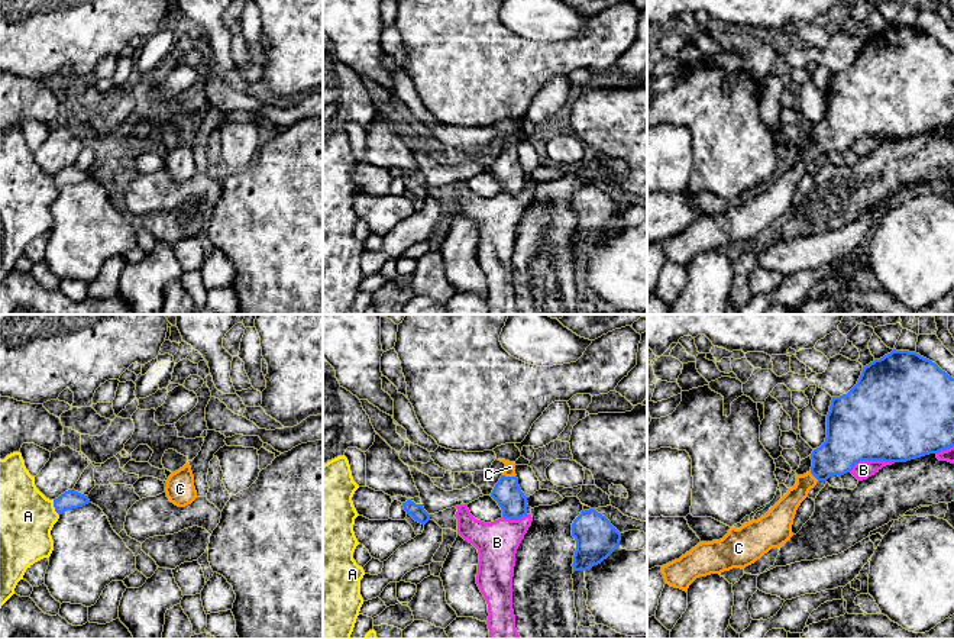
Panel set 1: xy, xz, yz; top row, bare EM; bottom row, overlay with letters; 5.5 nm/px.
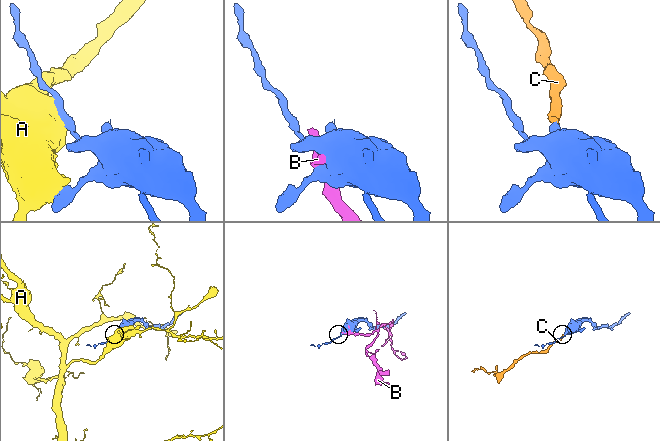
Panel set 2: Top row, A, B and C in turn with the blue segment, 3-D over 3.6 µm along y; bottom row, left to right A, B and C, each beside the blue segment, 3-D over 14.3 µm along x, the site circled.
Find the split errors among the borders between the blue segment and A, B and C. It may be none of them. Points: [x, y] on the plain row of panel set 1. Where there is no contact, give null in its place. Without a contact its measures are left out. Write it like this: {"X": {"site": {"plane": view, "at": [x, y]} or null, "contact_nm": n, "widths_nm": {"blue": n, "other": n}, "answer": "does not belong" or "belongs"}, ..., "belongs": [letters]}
{"A": {"site": {"plane": "xy", "at": [54, 181]}, "contact_nm": 90, "widths_nm": {"blue": 110, "other": 300}, "answer": "does not belong"}, "B": {"site": {"plane": "yz", "at": [870, 135]}, "contact_nm": 260, "widths_nm": {"blue": 480, "other": 100}, "answer": "does not belong"}, "C": {"site": {"plane": "xz", "at": [510, 152]}, "contact_nm": 80, "widths_nm": {"blue": 160, "other": 60}, "answer": "belongs"}, "belongs": ["C"]}

